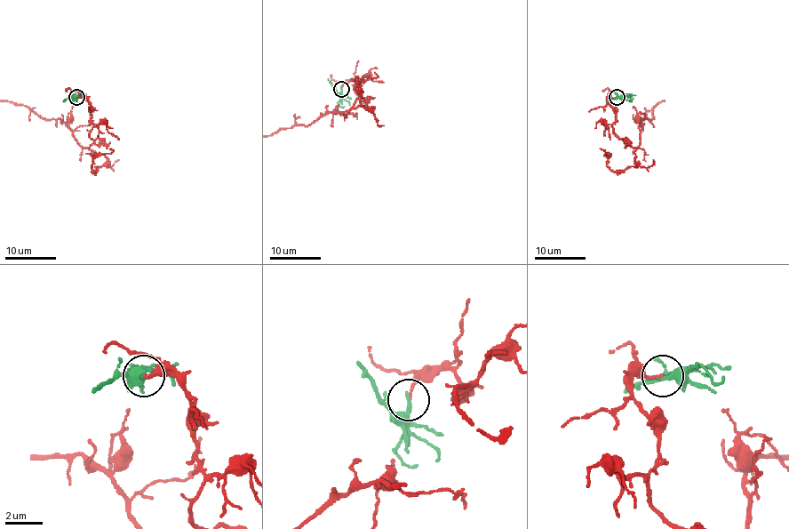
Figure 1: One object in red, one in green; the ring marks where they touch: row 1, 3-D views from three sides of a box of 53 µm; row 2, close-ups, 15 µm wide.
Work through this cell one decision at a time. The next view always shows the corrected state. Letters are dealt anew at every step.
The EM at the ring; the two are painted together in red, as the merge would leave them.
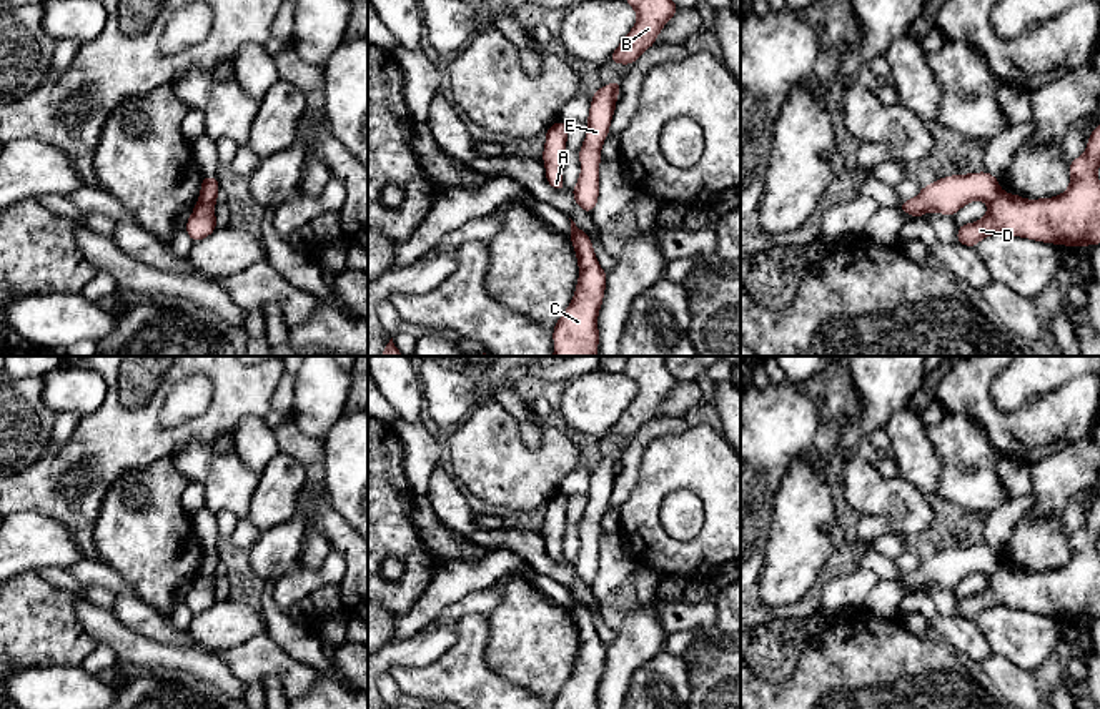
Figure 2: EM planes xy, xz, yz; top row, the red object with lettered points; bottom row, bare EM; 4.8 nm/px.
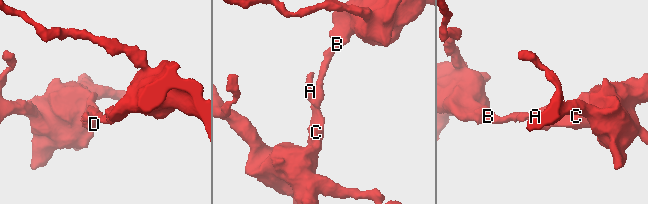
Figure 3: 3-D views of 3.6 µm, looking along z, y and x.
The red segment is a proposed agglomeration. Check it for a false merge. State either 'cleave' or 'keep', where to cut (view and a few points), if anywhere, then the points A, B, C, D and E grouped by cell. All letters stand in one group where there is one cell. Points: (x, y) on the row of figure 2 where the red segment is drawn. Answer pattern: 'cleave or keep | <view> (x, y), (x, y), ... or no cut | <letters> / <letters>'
cleave | xy (213, 202), (198, 203) | A C D / B E

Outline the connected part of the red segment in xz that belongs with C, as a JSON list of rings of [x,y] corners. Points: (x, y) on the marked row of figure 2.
[[[569,233],[569,238],[577,256],[579,280],[571,305],[552,330],[552,356],[597,356],[597,315],[607,273],[599,266],[586,233]]]

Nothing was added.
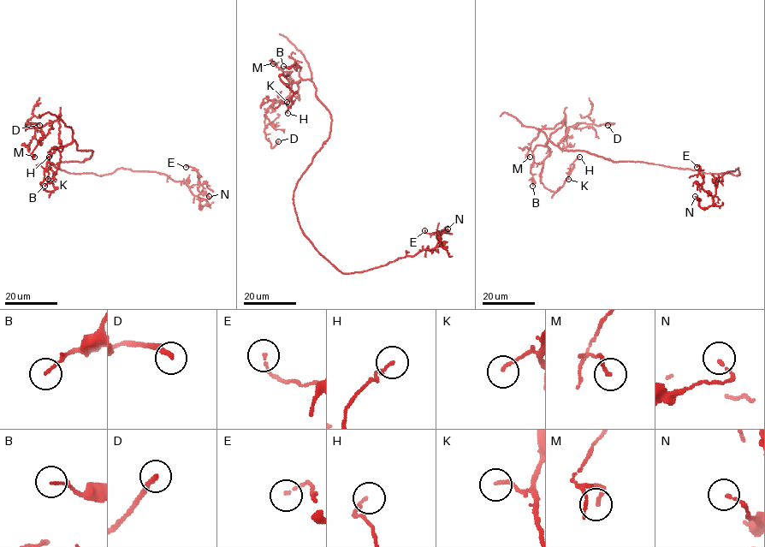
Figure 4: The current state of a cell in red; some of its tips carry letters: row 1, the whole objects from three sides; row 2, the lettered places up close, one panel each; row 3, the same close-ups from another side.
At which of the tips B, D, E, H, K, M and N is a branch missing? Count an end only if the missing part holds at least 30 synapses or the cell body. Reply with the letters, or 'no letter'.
D

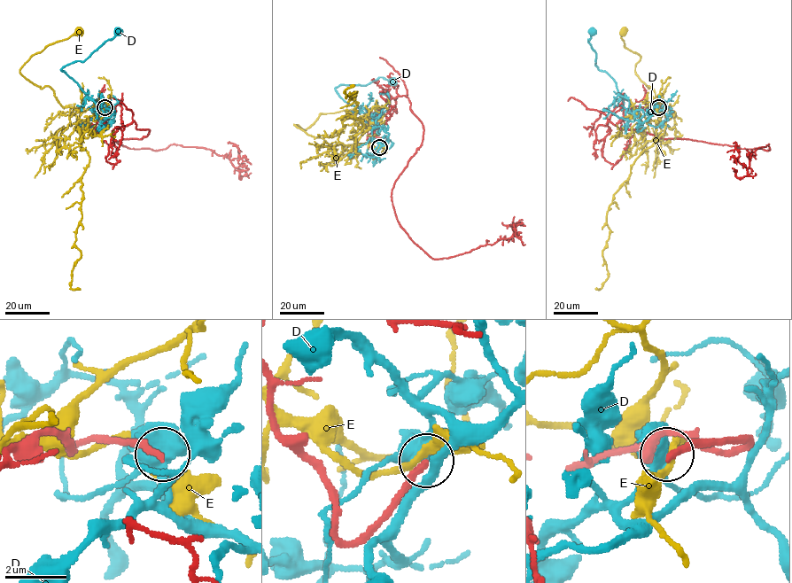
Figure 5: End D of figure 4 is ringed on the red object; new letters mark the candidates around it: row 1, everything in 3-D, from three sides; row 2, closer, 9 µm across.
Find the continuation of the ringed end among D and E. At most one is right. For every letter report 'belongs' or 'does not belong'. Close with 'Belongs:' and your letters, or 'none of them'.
D: does not belong
E: does not belong
Belongs: none of them

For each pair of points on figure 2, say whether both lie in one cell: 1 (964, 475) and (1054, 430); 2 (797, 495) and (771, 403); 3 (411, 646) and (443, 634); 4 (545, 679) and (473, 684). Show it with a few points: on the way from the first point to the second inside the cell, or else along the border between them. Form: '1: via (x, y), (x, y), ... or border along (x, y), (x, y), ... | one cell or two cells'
1: border along (981, 423), (989, 441), (1002, 455) | two cells
2: border along (807, 453), (792, 461), (774, 503) | two cells
3: via (420, 646), (435, 641) | one cell
4: border along (485, 653), (485, 661), (496, 673), (531, 691) | two cells

